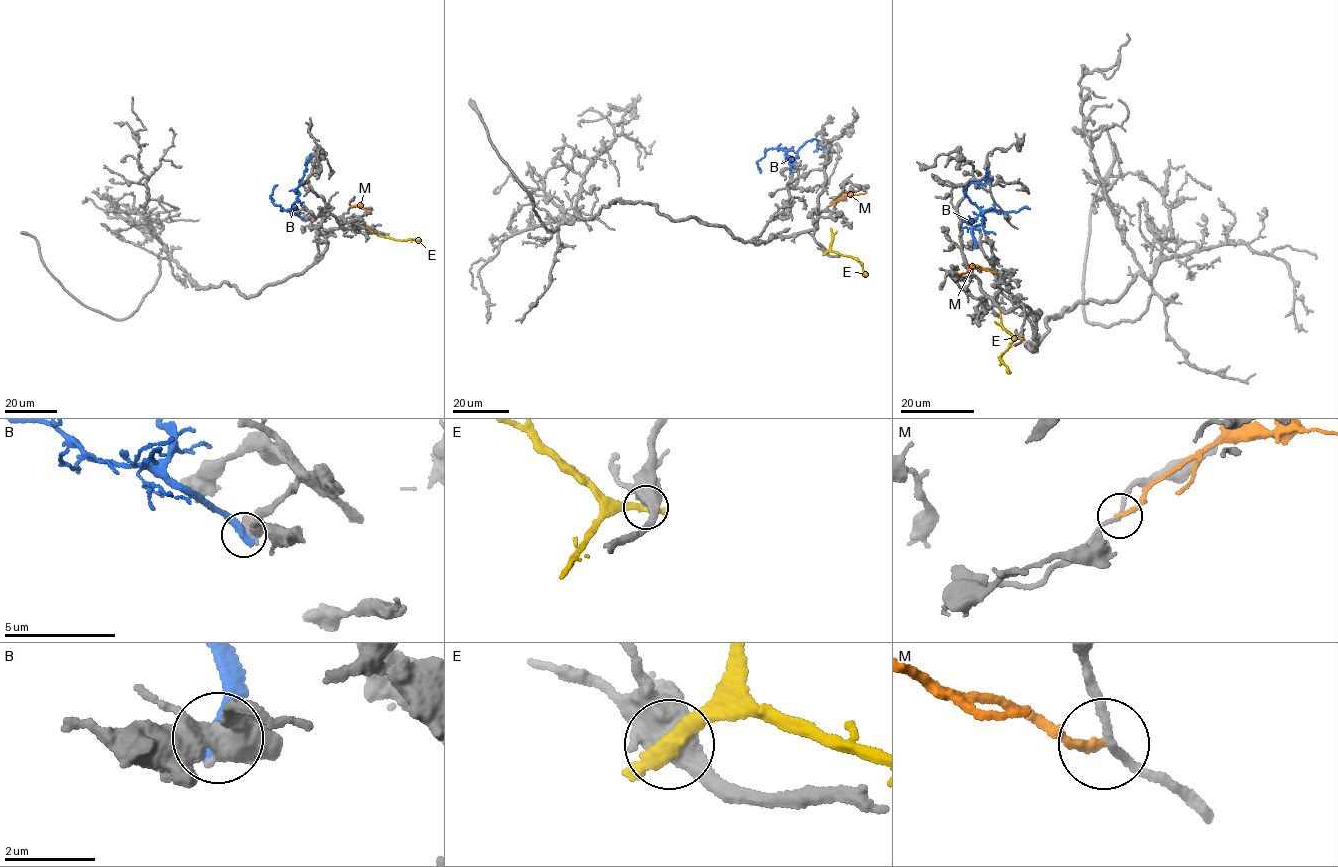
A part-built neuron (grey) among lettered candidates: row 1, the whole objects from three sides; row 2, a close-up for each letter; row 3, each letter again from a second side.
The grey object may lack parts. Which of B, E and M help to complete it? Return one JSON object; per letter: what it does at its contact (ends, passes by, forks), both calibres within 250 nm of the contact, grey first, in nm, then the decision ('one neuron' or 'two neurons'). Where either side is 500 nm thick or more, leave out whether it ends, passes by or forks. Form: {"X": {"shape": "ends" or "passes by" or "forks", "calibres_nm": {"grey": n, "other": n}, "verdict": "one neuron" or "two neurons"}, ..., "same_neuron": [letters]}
{"B": {"shape": "ends", "calibres_nm": {"grey": 460, "other": 400}, "verdict": "two neurons"}, "E": {"calibres_nm": {"grey": 500, "other": 400}, "verdict": "two neurons"}, "M": {"shape": "ends", "calibres_nm": {"grey": 160, "other": 200}, "verdict": "two neurons"}, "same_neuron": []}

